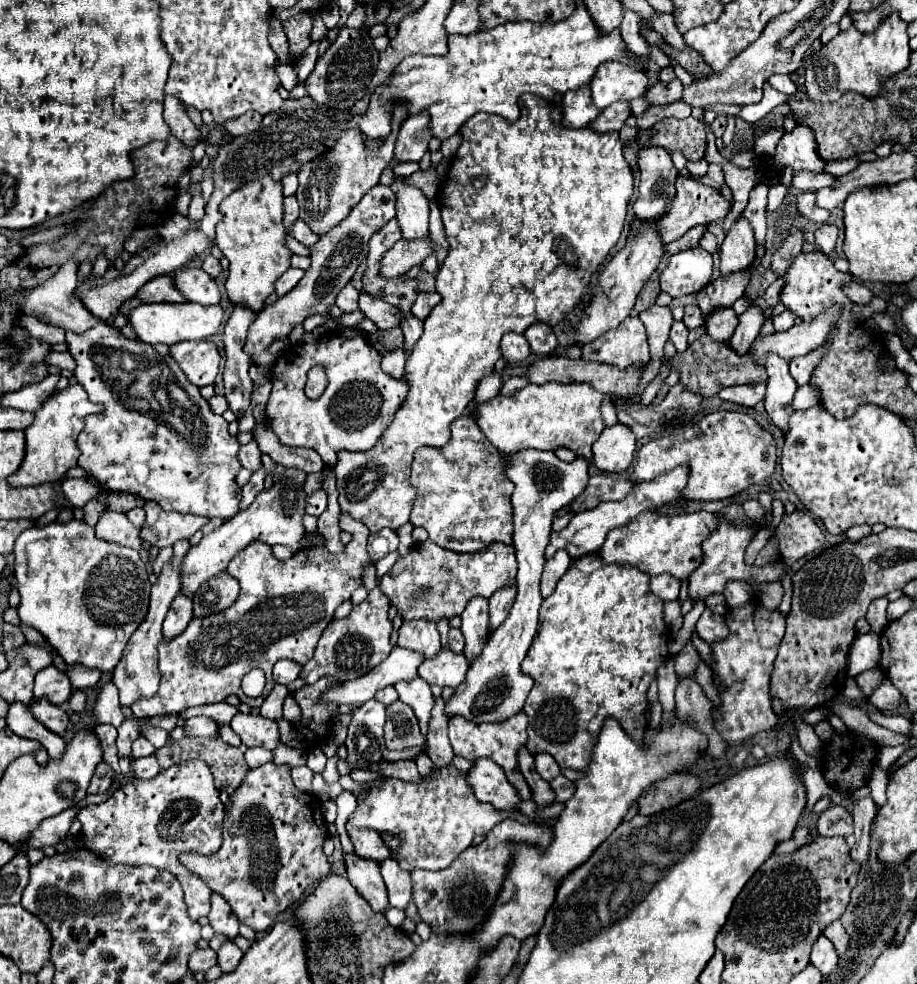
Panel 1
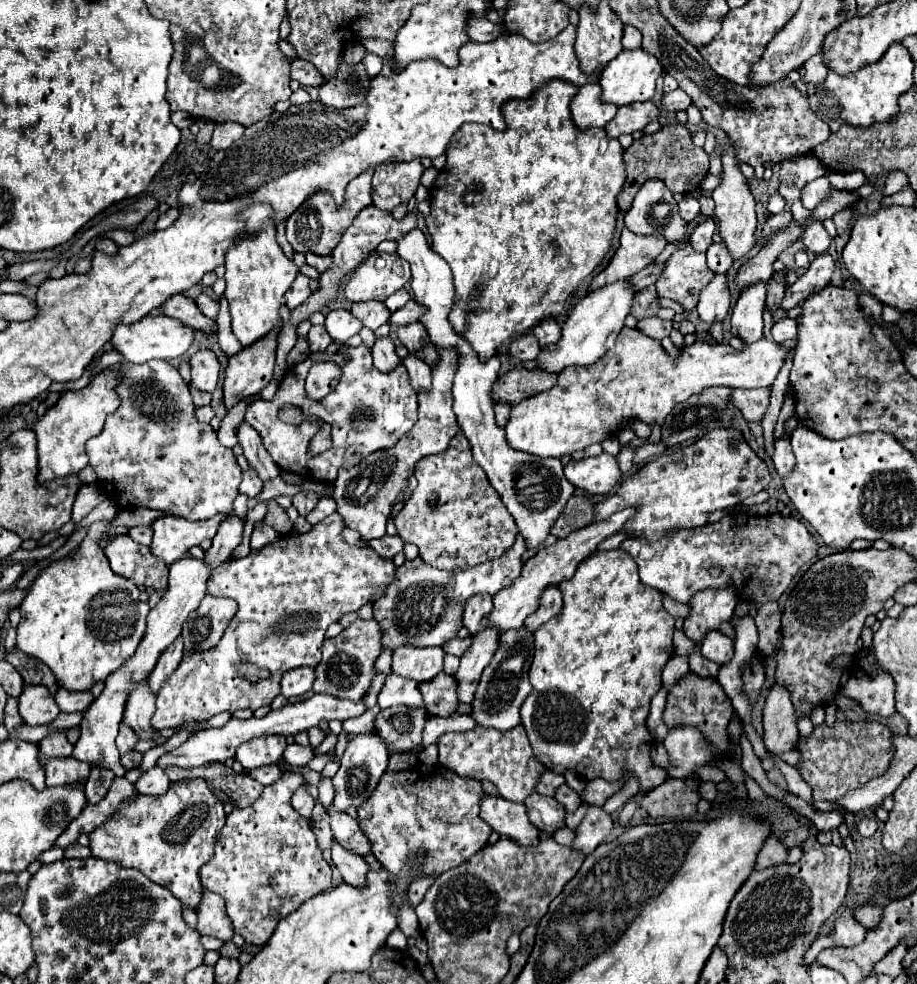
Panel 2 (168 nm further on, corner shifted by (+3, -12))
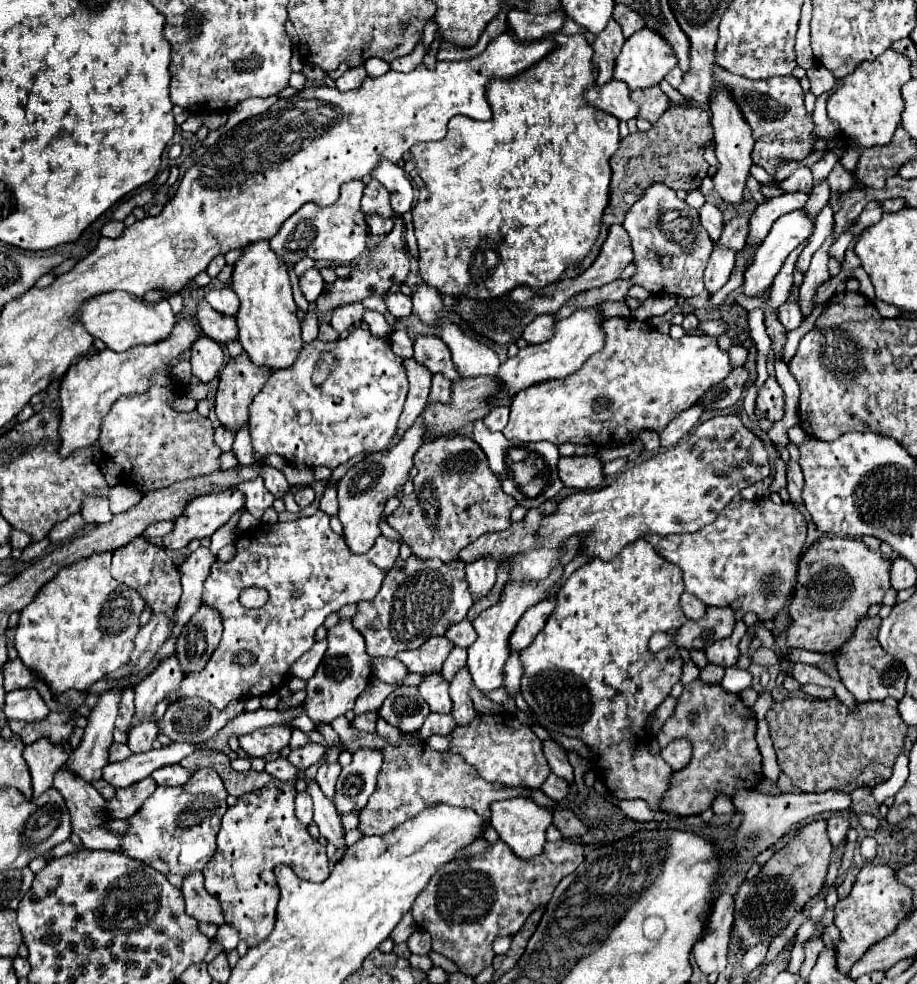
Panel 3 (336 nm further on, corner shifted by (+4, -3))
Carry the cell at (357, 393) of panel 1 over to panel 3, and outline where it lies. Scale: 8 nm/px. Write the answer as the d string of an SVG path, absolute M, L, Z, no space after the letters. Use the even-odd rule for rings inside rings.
M354 328L346 338L340 338L336 342L322 342L314 340L306 344L296 362L290 368L274 370L266 386L256 394L256 398L250 404L250 436L256 456L268 456L268 454L280 454L290 464L302 464L302 466L328 466L334 470L340 464L346 464L350 458L384 450L390 440L394 438L398 430L398 418L404 408L408 384L406 384L406 372L402 368L402 358L396 356L390 348L390 342L382 344L382 340L374 340L368 330ZM318 352L332 352L334 358L340 360L340 366L330 374L330 378L314 386L312 384L312 368L316 364Z

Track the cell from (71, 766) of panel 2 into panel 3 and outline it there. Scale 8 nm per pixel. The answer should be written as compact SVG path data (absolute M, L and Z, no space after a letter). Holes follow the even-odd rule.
M62 766L54 774L54 788L58 792L62 792L62 796L66 798L66 804L68 804L70 816L72 816L72 832L76 836L80 836L84 848L90 848L90 850L118 850L120 834L102 830L102 822L106 820L106 816L102 814L104 812L104 798L94 790L92 784L88 784L86 780L76 776L72 770L68 770L68 766Z

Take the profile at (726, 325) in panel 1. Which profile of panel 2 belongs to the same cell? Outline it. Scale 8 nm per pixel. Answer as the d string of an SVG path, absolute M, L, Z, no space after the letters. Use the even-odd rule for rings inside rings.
M717 273L711 283L703 289L697 311L699 317L705 323L715 323L715 321L725 321L729 313L729 287L727 287L727 275Z

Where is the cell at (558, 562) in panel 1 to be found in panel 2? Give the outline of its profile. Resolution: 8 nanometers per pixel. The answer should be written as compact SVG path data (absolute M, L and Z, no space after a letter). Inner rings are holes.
M557 587L545 589L543 595L541 595L541 599L539 599L539 609L525 619L527 631L535 633L543 623L547 623L551 617L555 617L561 611L561 607L563 607L561 591Z

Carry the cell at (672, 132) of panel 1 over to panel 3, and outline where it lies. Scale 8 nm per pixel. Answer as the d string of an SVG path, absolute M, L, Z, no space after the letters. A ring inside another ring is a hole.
M672 106L648 132L634 132L620 142L618 152L610 158L612 182L610 204L604 212L604 224L622 224L626 212L638 200L646 186L664 182L672 190L696 190L708 174L708 162L704 160L704 146L712 142L712 126L706 110L698 106Z

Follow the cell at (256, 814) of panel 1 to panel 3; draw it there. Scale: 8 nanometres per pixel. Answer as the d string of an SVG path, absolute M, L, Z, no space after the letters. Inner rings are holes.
M270 780L264 788L240 796L238 802L232 808L228 808L226 814L222 816L222 826L216 838L218 844L216 854L202 870L206 890L220 900L226 924L234 926L240 932L240 938L248 946L256 946L258 942L262 942L266 936L270 936L274 928L276 904L280 896L276 876L274 876L274 866L288 864L298 878L312 880L312 882L322 882L330 874L326 848L308 834L306 826L294 814L294 796L296 796L296 780L286 780L286 782Z

